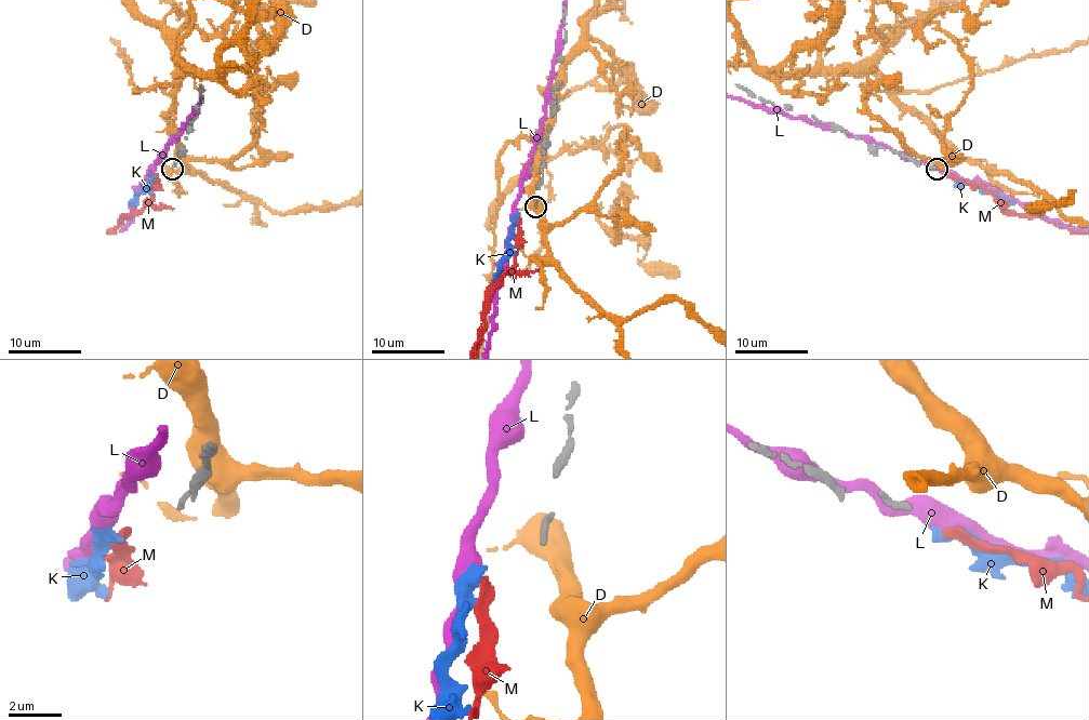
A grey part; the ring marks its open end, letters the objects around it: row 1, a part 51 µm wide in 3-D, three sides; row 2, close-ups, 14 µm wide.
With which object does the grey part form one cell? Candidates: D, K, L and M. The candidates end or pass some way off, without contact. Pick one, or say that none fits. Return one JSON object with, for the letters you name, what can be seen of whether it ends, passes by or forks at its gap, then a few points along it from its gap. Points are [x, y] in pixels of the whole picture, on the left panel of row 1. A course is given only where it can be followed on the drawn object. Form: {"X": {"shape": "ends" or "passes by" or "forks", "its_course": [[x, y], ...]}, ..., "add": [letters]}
{"add": []}

